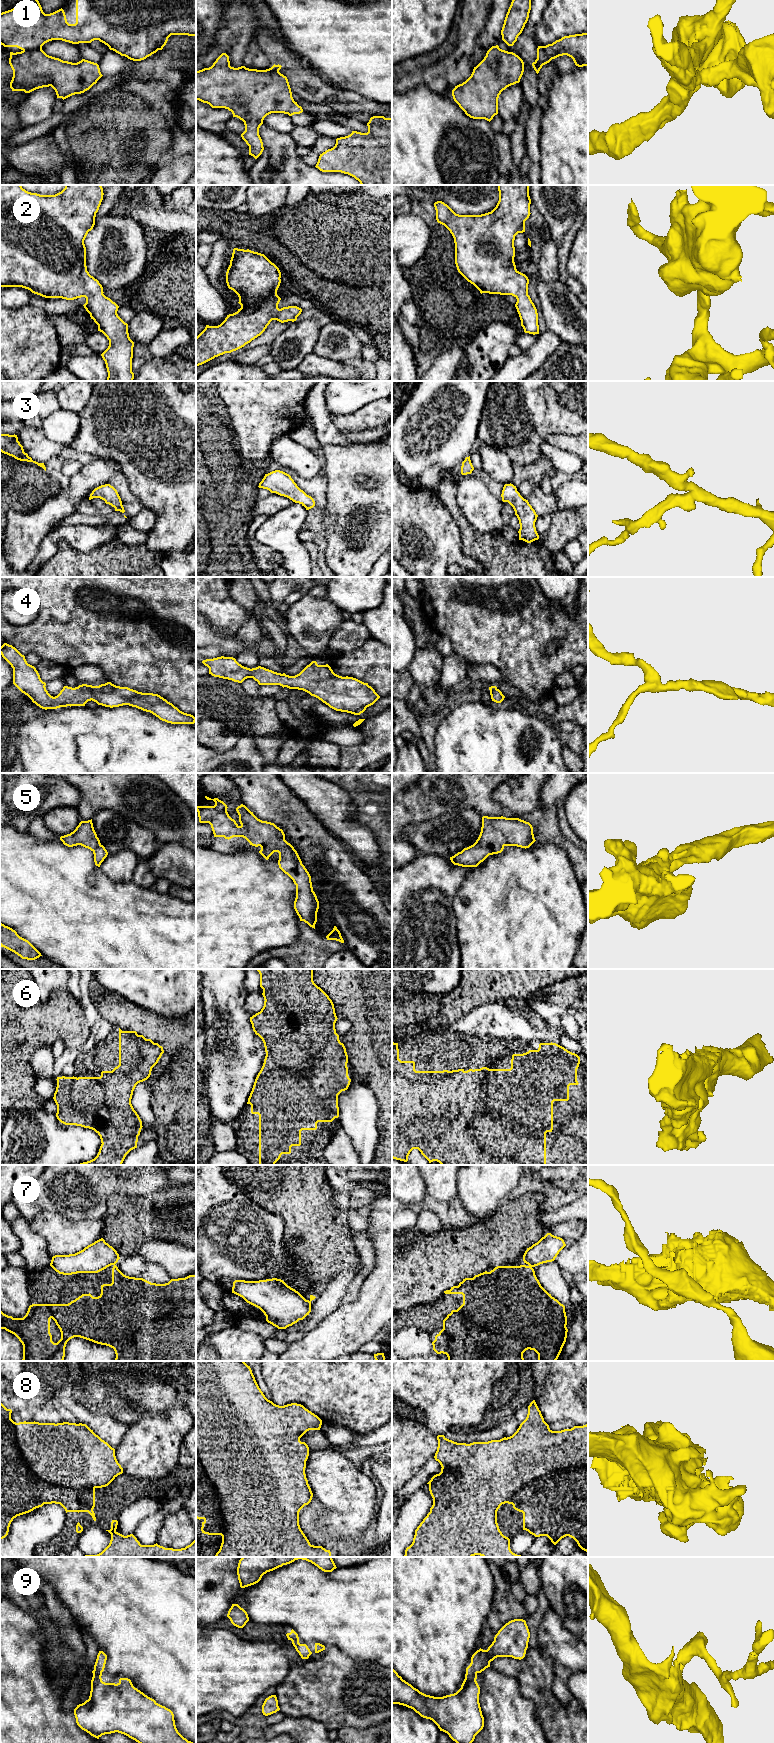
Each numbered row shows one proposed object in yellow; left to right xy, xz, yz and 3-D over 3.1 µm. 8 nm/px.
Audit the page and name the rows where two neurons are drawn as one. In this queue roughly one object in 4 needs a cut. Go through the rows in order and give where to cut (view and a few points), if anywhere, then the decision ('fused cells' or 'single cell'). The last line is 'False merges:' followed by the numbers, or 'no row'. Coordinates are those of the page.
1: no cut | single cell
2: no cut | single cell
3: no cut | single cell
4: no cut | single cell
5: no cut | single cell
6: no cut | single cell
7: yz (529, 1265), (531, 1267) | fused cells
8: no cut | single cell
9: no cut | single cell
False merges: 7

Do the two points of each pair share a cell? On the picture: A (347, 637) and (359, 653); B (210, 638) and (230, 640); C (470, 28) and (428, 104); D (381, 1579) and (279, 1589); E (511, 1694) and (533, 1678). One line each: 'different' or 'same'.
A: different
B: same
C: different
D: same
E: different

